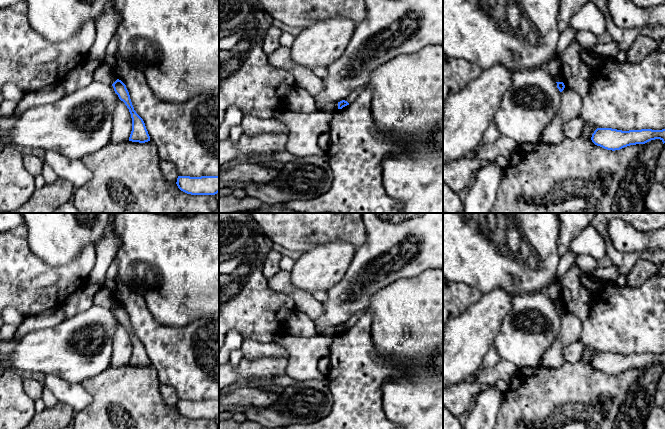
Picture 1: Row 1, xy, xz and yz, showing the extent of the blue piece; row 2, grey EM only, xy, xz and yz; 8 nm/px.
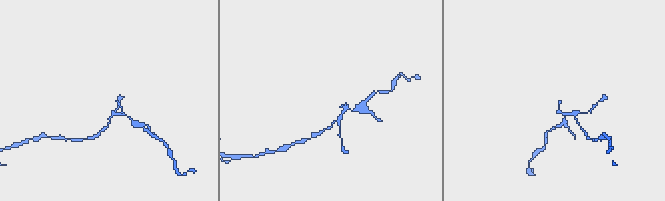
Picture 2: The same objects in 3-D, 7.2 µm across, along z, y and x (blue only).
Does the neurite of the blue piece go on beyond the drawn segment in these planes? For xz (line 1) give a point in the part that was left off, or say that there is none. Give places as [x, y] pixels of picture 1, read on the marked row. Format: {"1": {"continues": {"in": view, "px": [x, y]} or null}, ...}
{"1": {"continues": null}}

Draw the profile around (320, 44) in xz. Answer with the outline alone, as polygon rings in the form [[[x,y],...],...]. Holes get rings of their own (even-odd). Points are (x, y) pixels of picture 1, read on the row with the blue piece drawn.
[[[341,16],[309,25],[290,47],[292,60],[311,70],[327,68],[344,53],[356,26],[356,22]]]

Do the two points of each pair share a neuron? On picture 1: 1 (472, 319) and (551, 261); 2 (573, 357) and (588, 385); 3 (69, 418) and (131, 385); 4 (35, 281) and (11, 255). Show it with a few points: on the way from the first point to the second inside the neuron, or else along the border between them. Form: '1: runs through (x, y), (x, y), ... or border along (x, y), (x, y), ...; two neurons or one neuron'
1: border along (484, 293), (495, 289), (505, 289), (515, 296); two neurons
2: border along (585, 347), (577, 361), (565, 362); two neurons
3: runs through (84, 418), (98, 418), (116, 400); one neuron
4: runs through (29, 275), (15, 261); one neuron

